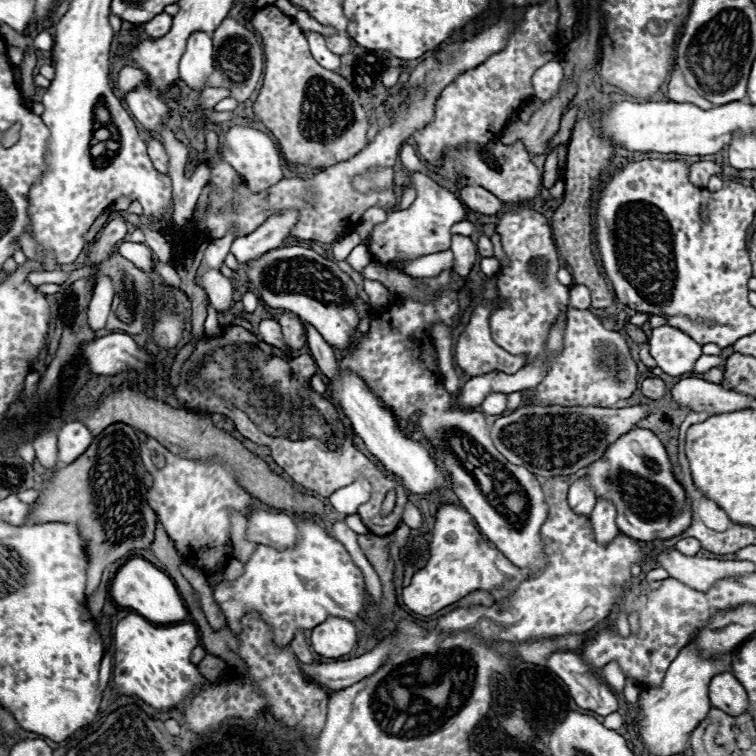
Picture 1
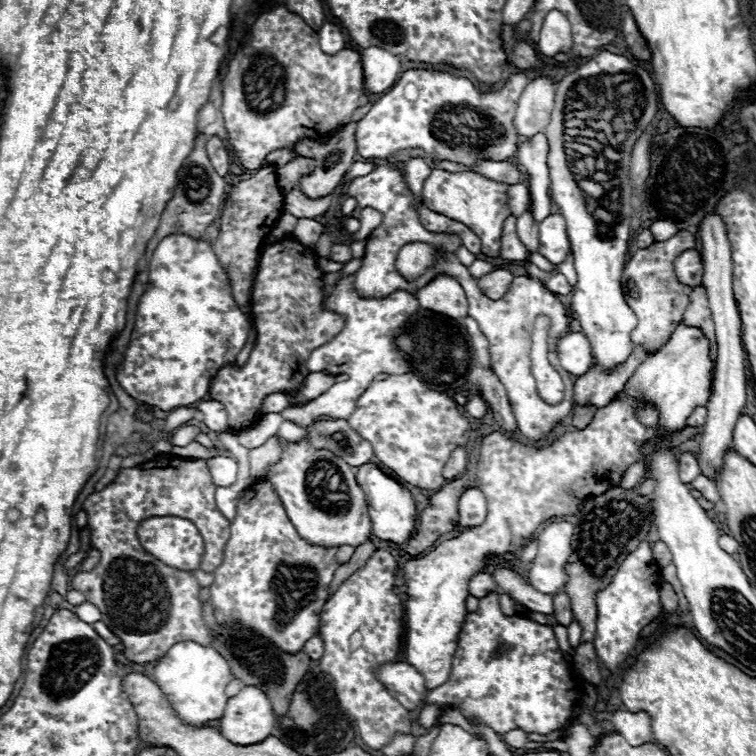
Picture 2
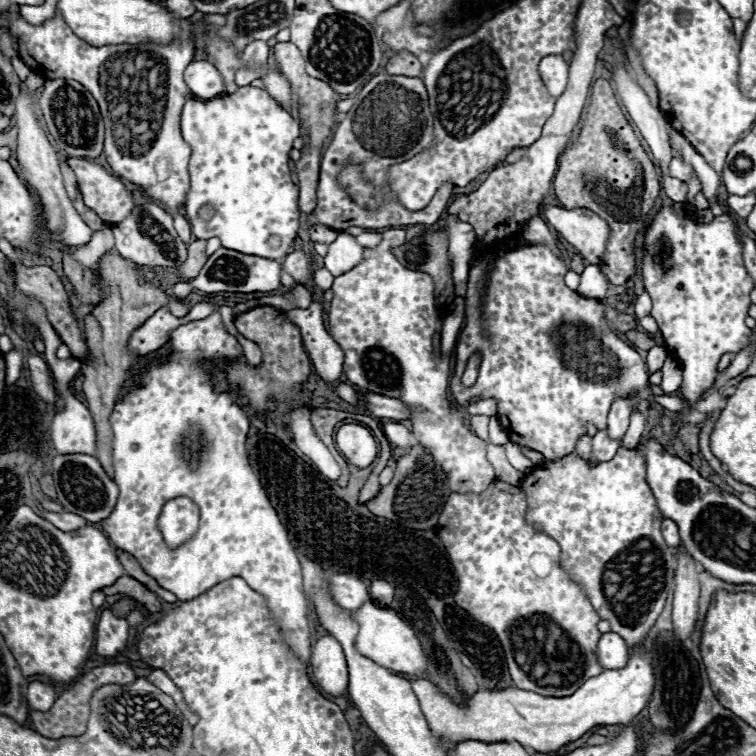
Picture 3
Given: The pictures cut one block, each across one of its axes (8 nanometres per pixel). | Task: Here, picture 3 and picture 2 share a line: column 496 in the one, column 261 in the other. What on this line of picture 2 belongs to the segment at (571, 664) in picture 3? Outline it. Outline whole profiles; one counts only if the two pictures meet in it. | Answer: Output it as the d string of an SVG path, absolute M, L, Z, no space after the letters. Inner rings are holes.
M268 480L254 482L254 484L246 490L246 494L240 498L240 502L238 502L238 506L236 506L234 522L230 522L230 538L226 540L226 546L224 546L224 560L222 560L222 564L214 570L214 582L210 584L210 604L212 604L212 608L214 608L214 618L216 618L216 622L218 622L218 624L224 624L224 626L236 626L236 624L238 624L238 626L244 628L244 630L252 630L252 632L260 634L262 638L266 638L268 642L272 642L274 646L278 646L280 650L288 652L288 654L300 652L300 650L304 648L304 642L318 634L318 616L320 616L322 606L324 606L324 602L326 602L326 598L328 598L328 584L332 582L334 570L338 568L338 564L336 564L336 560L334 560L336 550L338 550L338 548L326 550L326 548L310 546L310 544L296 532L294 524L288 520L288 514L286 514L284 506L282 506L282 500L278 498L274 486L272 486Z

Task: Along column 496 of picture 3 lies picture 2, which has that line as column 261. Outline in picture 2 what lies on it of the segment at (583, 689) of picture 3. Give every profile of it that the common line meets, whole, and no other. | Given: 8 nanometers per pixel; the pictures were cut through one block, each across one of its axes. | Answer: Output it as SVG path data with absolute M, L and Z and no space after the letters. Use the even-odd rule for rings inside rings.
M244 686L228 700L218 730L228 742L250 746L268 738L274 724L276 718L268 696L256 686Z

